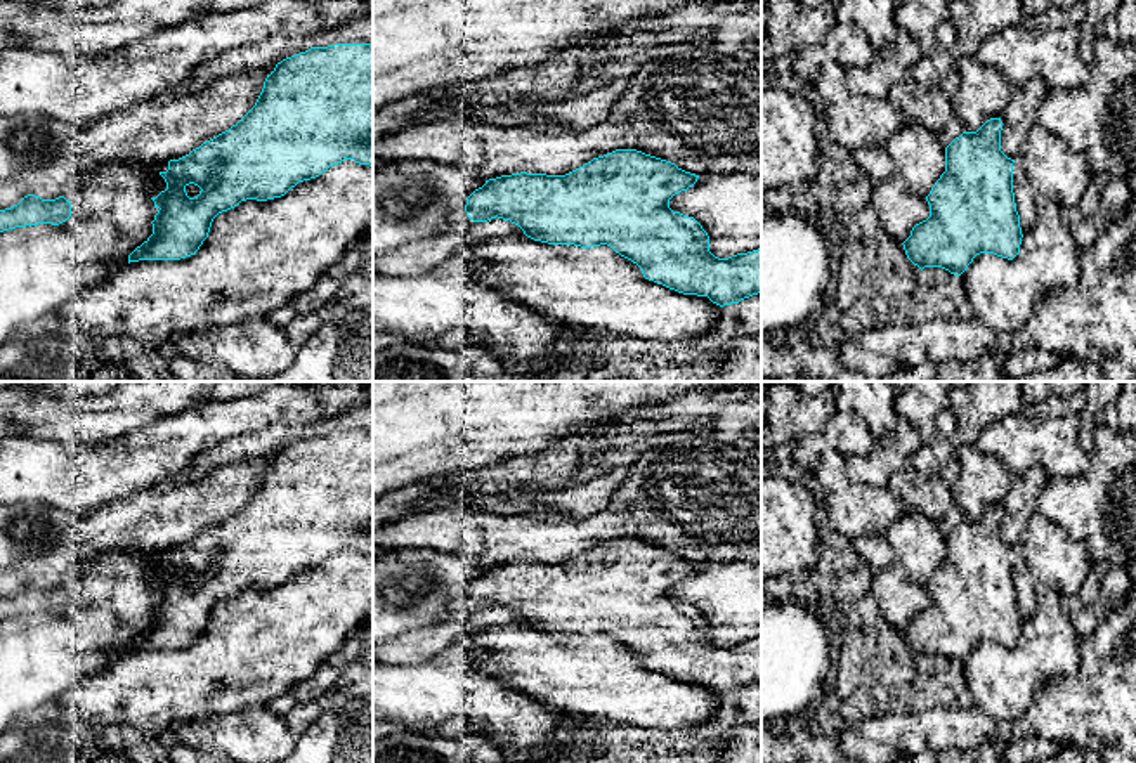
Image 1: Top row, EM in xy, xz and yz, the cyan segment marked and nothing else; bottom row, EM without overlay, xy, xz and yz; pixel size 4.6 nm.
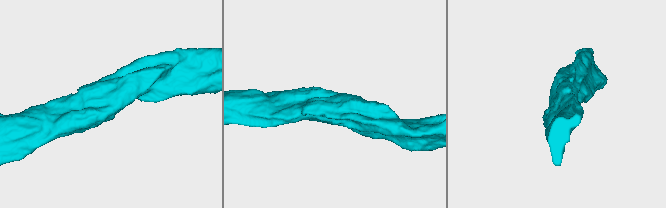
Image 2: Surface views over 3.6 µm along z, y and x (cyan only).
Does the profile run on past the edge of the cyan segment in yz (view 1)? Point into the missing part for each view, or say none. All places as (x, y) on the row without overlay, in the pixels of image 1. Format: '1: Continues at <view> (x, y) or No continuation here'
1: No continuation here

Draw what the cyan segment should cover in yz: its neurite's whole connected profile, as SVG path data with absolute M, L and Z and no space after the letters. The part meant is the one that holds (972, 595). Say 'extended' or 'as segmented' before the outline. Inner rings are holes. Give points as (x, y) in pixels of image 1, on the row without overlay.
as segmented; M990 506L945 536L945 560L926 584L930 605L902 631L921 659L942 655L961 664L980 642L1008 649L1020 642L1015 548L1001 539L1001 518L1001 506Z

